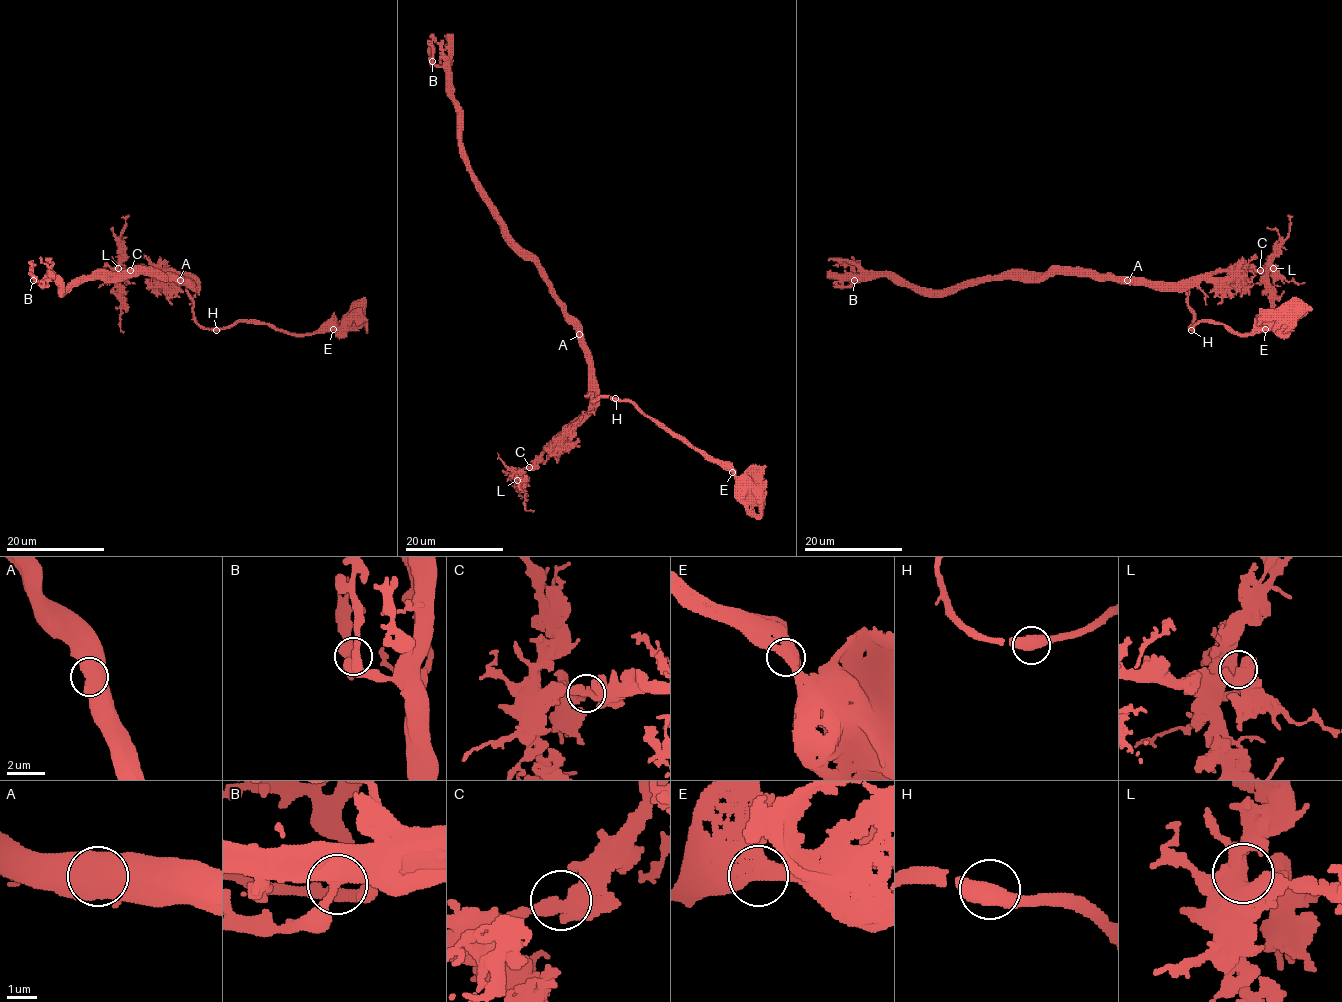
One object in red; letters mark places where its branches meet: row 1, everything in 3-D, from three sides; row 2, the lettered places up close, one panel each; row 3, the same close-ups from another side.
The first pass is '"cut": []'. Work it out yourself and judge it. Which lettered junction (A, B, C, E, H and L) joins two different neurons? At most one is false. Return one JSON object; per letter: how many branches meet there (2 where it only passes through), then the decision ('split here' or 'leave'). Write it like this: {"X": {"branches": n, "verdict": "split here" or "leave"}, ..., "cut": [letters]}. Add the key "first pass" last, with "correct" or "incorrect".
{"A": {"branches": 2, "verdict": "split here"}, "B": {"branches": 2, "verdict": "leave"}, "C": {"branches": 2, "verdict": "leave"}, "E": {"branches": 2, "verdict": "leave"}, "H": {"branches": 1, "verdict": "leave"}, "L": {"branches": 2, "verdict": "leave"}, "cut": ["A"], "first pass": "incorrect"}

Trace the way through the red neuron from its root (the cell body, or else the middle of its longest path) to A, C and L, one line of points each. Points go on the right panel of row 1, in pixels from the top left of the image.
A: (1286, 313), (1274, 325), (1249, 334), (1209, 322), (1188, 329), (1193, 313), (1187, 282), (1127, 280)
C: (1286, 313), (1249, 334), (1209, 322), (1188, 329), (1192, 280), (1259, 270)
L: (1286, 313), (1274, 325), (1249, 334), (1209, 322), (1188, 329), (1193, 322), (1188, 304), (1192, 280), (1273, 268)

